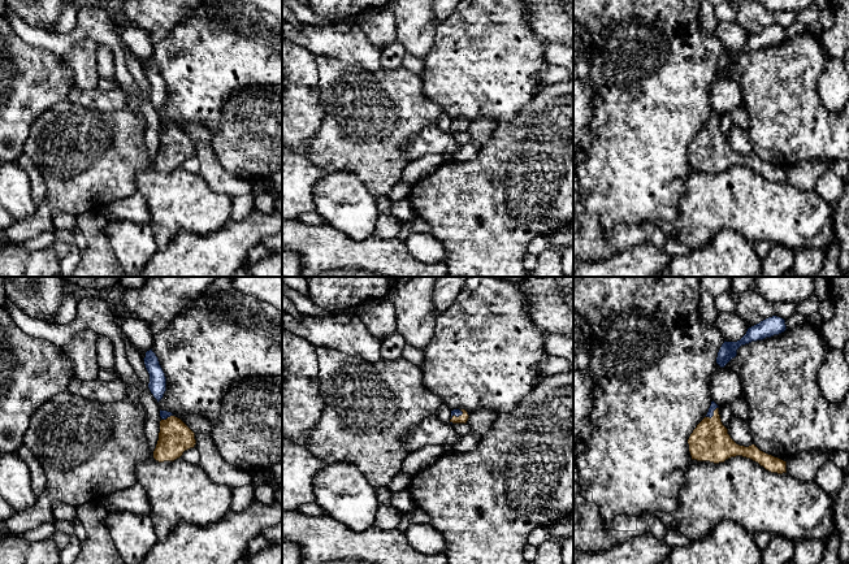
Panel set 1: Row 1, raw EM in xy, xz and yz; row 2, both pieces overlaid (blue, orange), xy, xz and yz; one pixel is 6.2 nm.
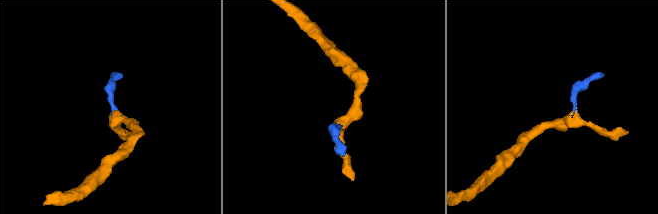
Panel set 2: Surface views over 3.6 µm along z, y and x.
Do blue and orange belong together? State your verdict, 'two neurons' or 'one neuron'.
one neuron

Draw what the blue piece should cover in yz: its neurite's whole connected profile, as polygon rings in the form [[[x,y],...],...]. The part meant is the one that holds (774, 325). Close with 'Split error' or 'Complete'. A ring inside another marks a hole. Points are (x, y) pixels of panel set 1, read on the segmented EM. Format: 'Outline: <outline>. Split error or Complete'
Outline: [[[777,316],[768,317],[759,324],[748,329],[746,334],[737,342],[725,342],[722,344],[716,364],[724,368],[732,359],[737,356],[737,350],[741,346],[751,342],[763,340],[774,335],[779,335],[787,330],[785,320]]]. Complete

